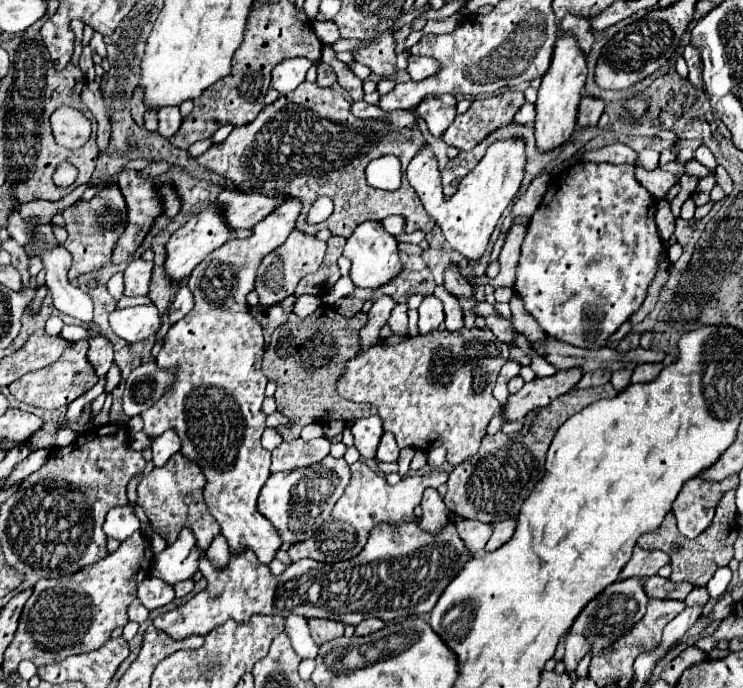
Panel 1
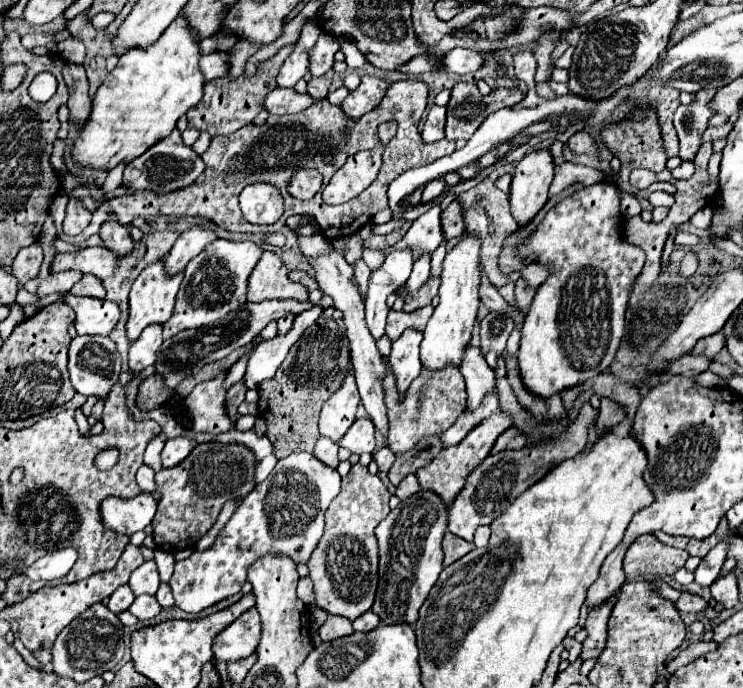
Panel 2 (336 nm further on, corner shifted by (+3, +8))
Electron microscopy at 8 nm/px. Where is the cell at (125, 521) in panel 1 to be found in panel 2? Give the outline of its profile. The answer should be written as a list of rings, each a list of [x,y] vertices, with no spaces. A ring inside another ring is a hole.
[[[141,493],[133,499],[121,499],[121,497],[107,497],[101,505],[101,521],[105,529],[133,535],[135,531],[145,529],[155,515],[157,501]]]

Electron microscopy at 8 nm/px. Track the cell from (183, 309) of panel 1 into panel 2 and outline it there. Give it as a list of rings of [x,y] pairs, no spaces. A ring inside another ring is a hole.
[[[149,325],[147,329],[143,329],[139,339],[129,349],[129,367],[131,367],[131,371],[143,371],[145,367],[155,363],[157,349],[163,343],[161,331],[163,331],[161,325]]]

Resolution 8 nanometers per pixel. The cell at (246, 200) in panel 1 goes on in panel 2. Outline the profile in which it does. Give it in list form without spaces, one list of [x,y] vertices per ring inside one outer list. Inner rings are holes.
[[[193,225],[193,227],[189,227],[187,231],[183,231],[183,233],[179,235],[179,239],[177,239],[175,245],[171,247],[169,255],[165,257],[165,269],[167,269],[171,275],[177,273],[177,271],[181,271],[181,269],[185,269],[187,263],[189,263],[199,251],[203,251],[205,245],[209,245],[209,243],[215,241],[215,239],[219,239],[219,237],[215,235],[215,231],[211,231],[211,229],[203,227],[203,225]]]

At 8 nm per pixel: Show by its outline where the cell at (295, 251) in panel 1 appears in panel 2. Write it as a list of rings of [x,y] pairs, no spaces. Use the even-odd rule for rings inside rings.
[[[265,251],[249,277],[247,301],[265,301],[265,299],[307,301],[309,289],[301,283],[291,281],[287,273],[289,273],[287,265],[277,253]]]

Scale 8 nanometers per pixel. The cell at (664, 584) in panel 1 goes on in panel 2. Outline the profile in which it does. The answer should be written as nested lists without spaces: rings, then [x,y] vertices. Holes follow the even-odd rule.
[[[681,591],[679,599],[675,601],[675,607],[683,613],[699,613],[701,609],[707,607],[707,601],[703,601],[699,595],[693,595],[689,591]]]

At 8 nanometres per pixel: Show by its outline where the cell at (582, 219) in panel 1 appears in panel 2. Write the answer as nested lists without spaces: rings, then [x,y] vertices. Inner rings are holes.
[[[599,181],[555,205],[539,227],[513,249],[521,259],[535,255],[533,261],[549,269],[547,281],[537,287],[533,303],[525,315],[521,347],[517,353],[523,383],[531,393],[541,397],[561,393],[567,387],[599,375],[611,365],[625,333],[625,309],[629,295],[645,265],[645,253],[637,249],[637,245],[627,243],[623,237],[623,219],[621,191],[609,181]]]

